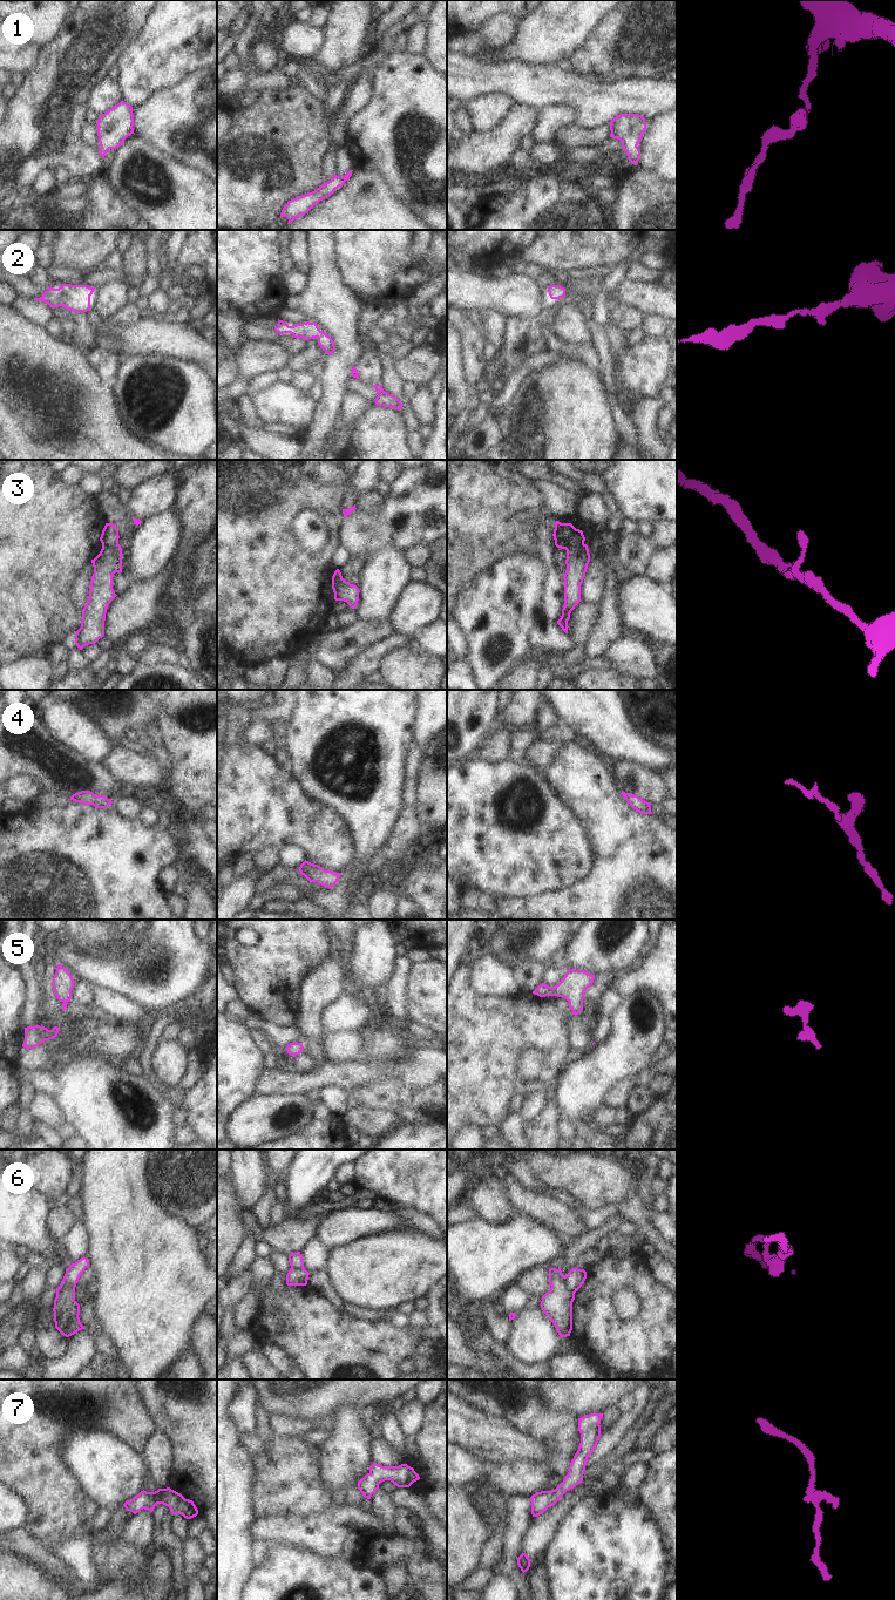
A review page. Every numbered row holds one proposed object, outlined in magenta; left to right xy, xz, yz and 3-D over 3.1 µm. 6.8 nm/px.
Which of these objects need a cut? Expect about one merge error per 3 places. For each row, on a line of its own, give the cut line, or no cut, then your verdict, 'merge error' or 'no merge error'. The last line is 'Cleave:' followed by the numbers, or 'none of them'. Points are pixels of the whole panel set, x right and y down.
1: no cut | no merge error
2: no cut | no merge error
3: yz (583, 542), (565, 549) | merge error
4: no cut | no merge error
5: no cut | no merge error
6: yz (564, 1276), (567, 1286), (574, 1293) | merge error
7: no cut | no merge error
Cleave: 3, 6

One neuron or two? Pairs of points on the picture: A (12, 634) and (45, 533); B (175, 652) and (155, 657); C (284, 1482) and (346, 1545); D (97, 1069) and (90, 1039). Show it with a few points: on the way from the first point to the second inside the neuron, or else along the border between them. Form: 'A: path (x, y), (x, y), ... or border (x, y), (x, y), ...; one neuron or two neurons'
A: path (12, 609), (12, 565), (20, 557); one neuron
B: path (170, 655), (160, 655); one neuron
C: border (332, 1503), (318, 1512), (287, 1516); two neurons
D: border (67, 1059), (82, 1055), (103, 1055), (116, 1065); two neurons

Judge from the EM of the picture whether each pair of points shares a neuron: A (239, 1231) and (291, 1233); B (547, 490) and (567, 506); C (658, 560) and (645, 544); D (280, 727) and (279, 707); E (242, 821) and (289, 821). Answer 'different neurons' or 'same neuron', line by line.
A: different neurons
B: same neuron
C: different neurons
D: different neurons
E: same neuron

